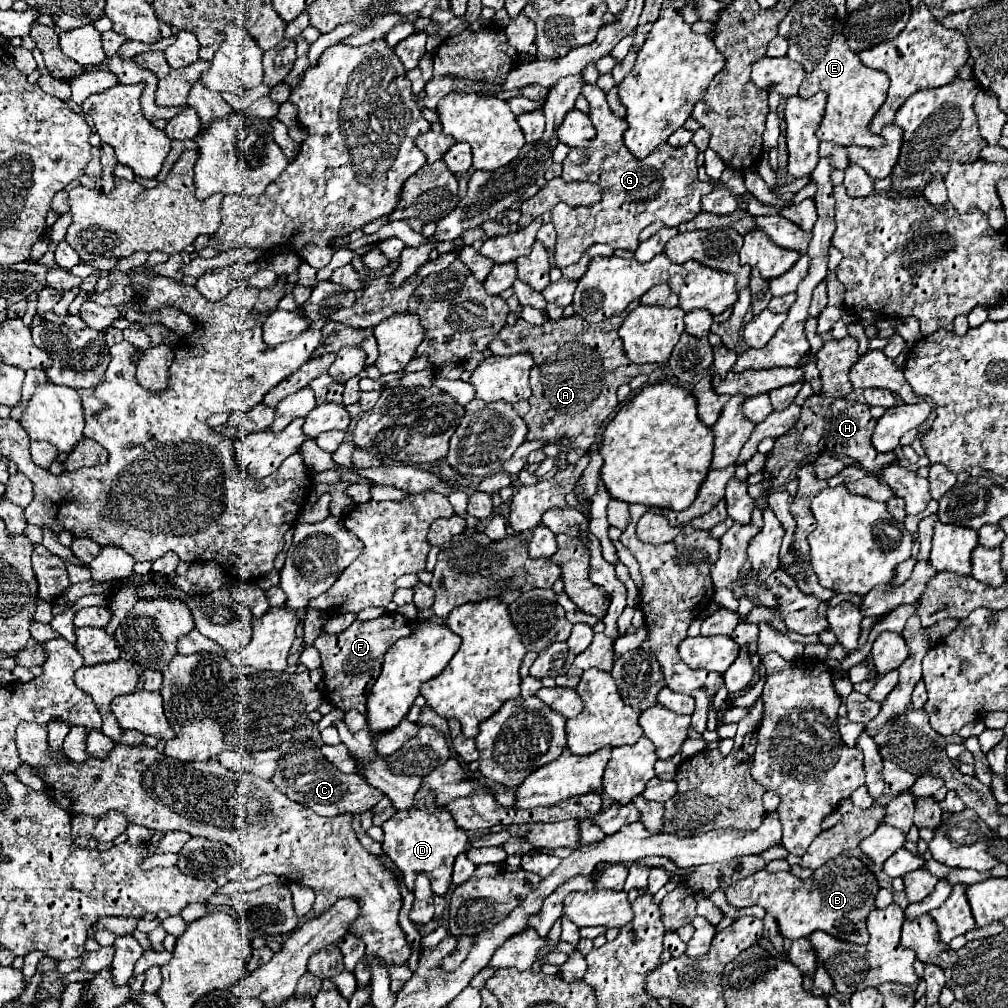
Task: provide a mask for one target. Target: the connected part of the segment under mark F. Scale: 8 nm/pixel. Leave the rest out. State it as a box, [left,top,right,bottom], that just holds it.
[315,613,411,713]

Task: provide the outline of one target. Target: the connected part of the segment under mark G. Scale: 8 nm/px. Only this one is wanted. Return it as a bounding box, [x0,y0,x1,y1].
[551,85,715,267]

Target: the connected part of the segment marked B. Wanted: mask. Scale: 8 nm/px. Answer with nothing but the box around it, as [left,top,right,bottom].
[725,855,879,945]

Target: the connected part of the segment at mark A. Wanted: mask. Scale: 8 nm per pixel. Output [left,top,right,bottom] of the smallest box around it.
[489,315,657,449]

